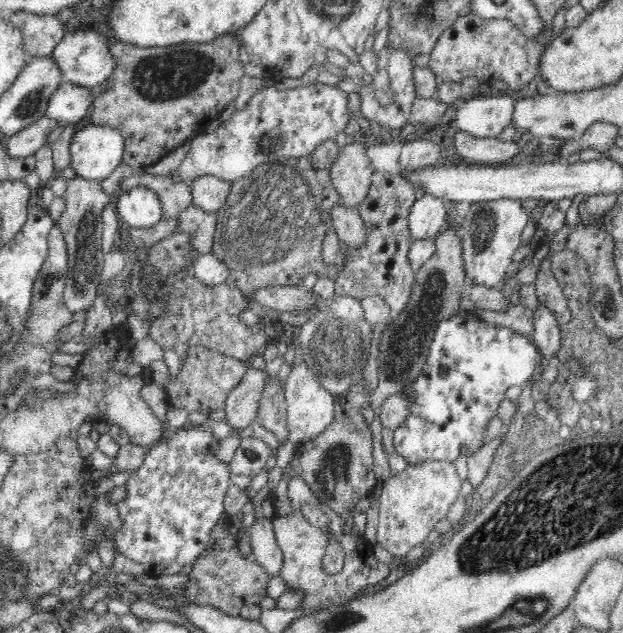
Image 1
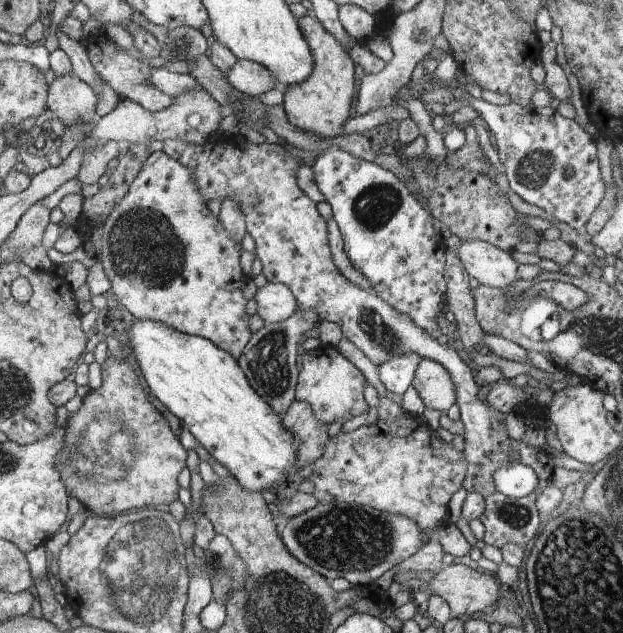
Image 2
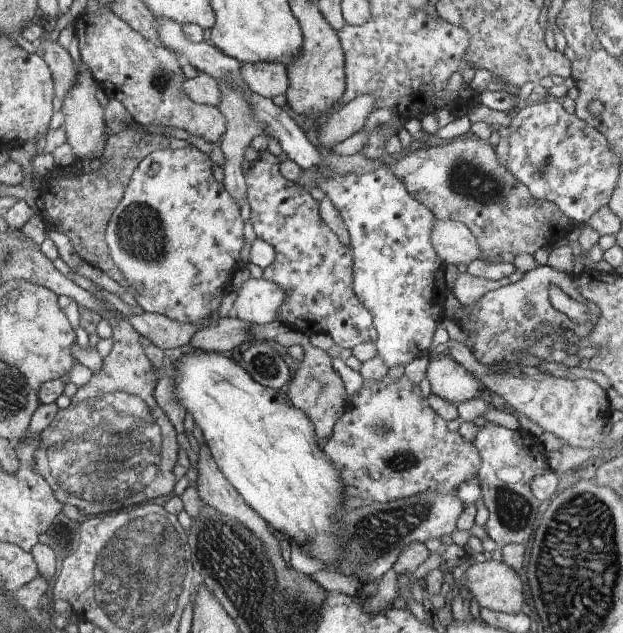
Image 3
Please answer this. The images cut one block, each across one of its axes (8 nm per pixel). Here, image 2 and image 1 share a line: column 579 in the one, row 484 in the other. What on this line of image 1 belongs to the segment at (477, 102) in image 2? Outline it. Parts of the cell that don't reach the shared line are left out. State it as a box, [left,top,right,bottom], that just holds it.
[113,423,231,575]

